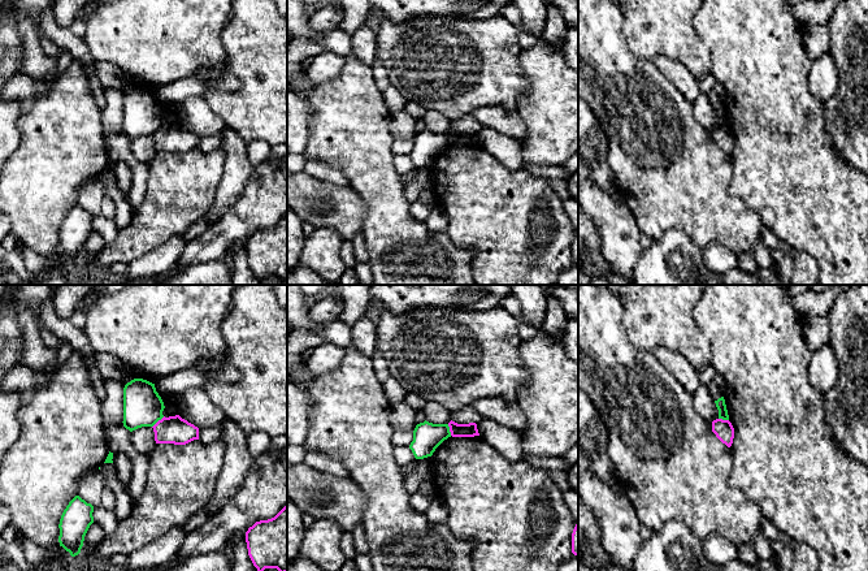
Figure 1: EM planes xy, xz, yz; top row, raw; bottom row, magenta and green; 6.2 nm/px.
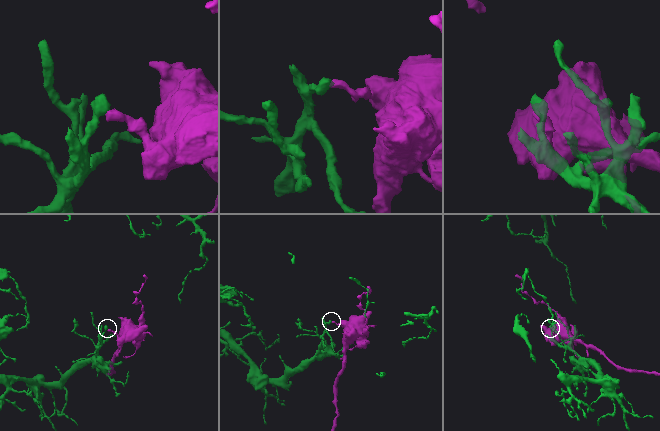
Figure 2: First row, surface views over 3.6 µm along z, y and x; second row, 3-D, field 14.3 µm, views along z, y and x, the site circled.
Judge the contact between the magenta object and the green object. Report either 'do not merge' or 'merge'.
do not merge

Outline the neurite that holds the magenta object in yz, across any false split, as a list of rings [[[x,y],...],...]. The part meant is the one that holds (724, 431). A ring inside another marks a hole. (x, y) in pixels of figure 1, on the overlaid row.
[[[722,419],[713,420],[712,432],[728,447],[732,446],[734,438],[734,428],[729,420],[722,420]]]

